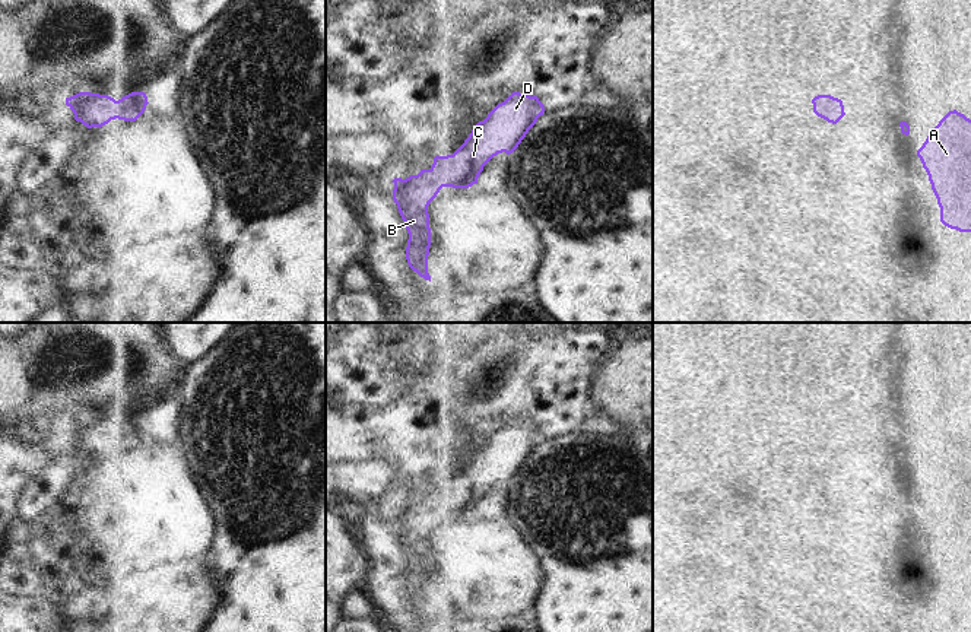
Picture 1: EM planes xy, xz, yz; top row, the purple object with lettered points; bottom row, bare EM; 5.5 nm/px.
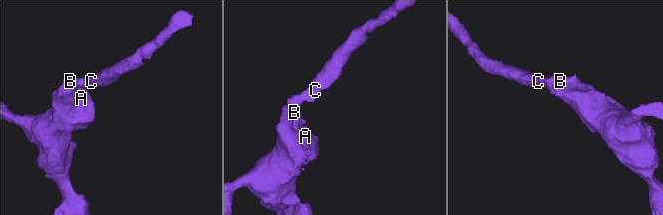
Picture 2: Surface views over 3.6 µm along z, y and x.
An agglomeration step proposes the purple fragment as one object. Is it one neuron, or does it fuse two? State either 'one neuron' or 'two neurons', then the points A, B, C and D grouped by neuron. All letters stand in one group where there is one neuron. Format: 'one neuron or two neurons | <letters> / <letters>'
one neuron | A B C D

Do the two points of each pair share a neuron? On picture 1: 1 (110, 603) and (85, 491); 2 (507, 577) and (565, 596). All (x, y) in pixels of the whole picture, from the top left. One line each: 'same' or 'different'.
1: same
2: different

